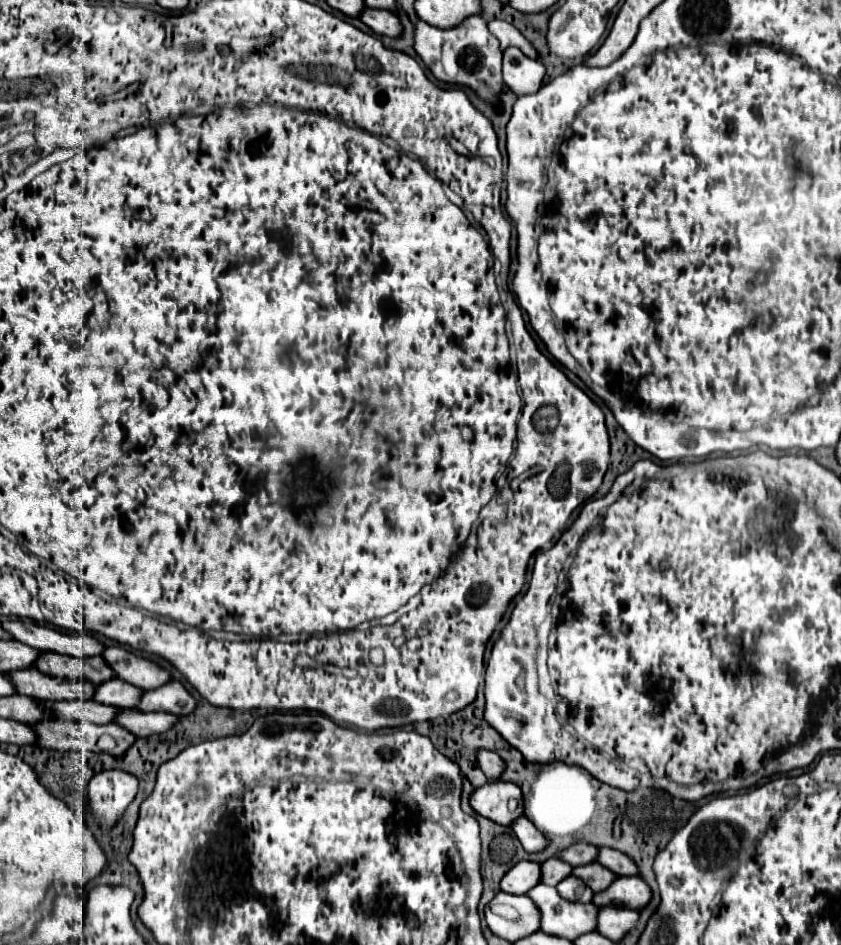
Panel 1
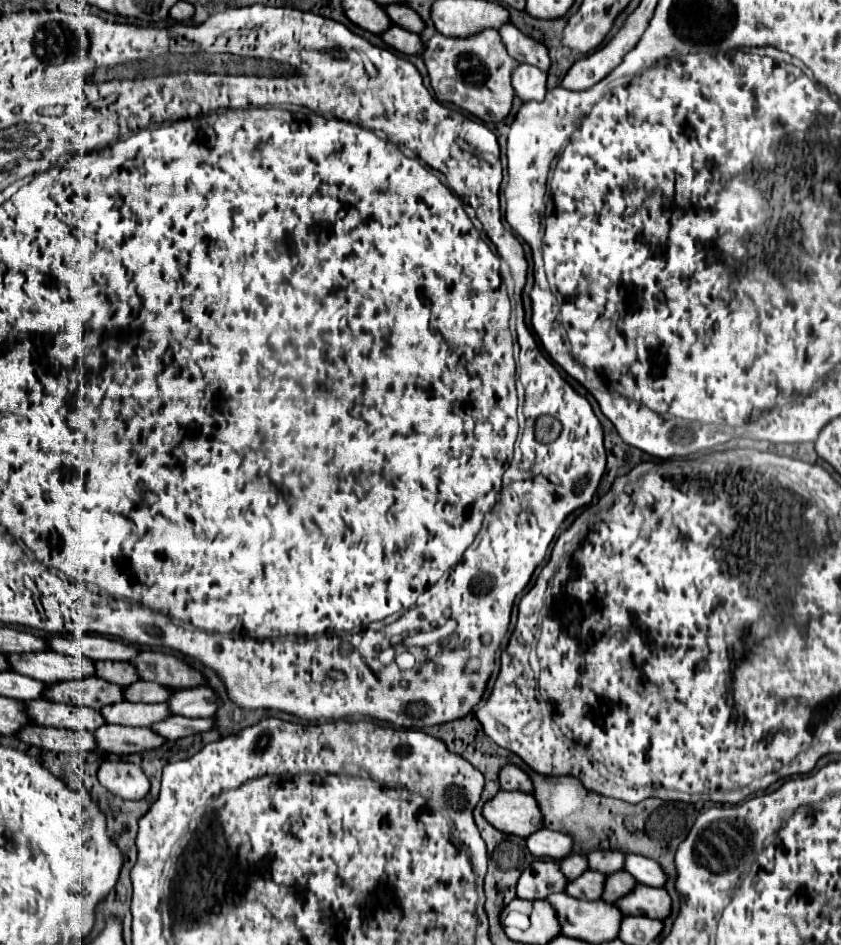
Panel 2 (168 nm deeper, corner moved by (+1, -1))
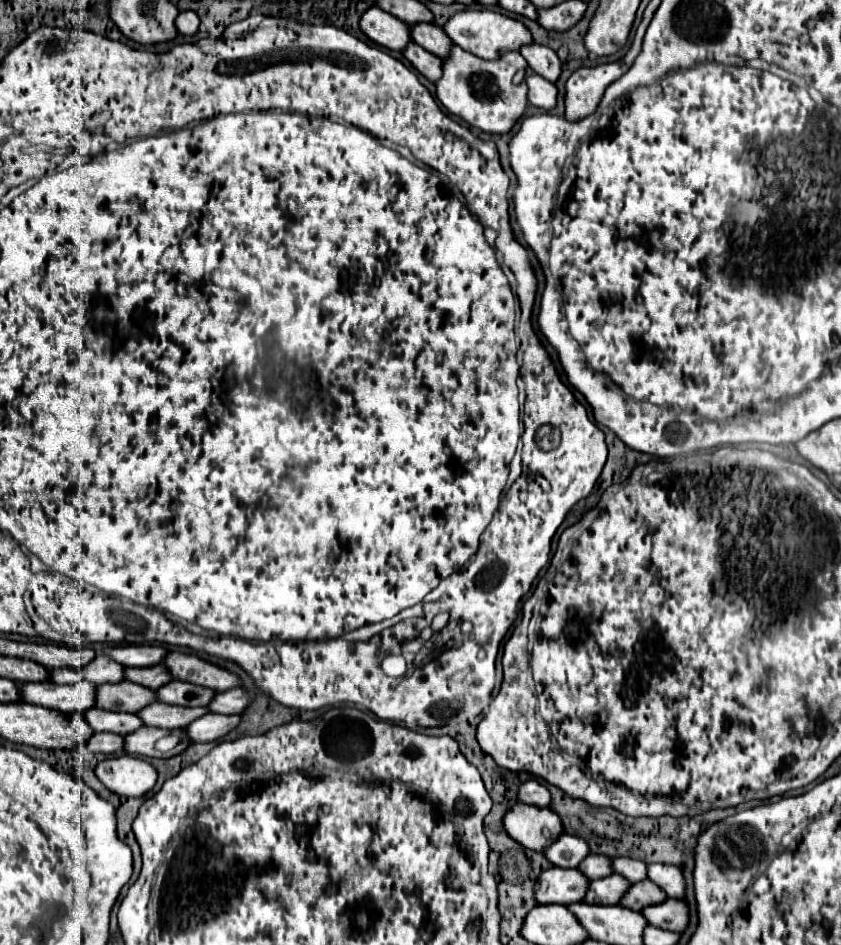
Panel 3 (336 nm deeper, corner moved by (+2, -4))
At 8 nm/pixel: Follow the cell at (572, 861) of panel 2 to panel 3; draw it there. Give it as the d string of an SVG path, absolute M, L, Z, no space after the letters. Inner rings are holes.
M589 854L581 864L579 870L583 874L587 874L589 880L599 880L599 878L607 878L613 874L613 866L611 866L611 858L607 856L599 856L599 854Z

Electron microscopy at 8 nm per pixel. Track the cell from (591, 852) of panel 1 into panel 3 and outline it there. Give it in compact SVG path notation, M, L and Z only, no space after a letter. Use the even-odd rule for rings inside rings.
M615 858L613 860L613 870L619 874L625 874L629 882L641 882L647 878L647 864L631 858Z

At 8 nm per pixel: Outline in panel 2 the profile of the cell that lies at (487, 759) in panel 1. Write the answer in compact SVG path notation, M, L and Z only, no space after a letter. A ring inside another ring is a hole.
M504 765L500 769L500 789L504 791L526 791L532 793L532 781L516 765Z

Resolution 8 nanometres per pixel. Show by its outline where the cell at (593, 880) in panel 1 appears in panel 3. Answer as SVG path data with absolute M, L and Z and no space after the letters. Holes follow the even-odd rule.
M643 880L631 886L631 890L627 890L627 894L621 900L621 906L629 908L629 910L637 910L641 912L647 906L655 906L661 904L667 898L667 894L651 880Z

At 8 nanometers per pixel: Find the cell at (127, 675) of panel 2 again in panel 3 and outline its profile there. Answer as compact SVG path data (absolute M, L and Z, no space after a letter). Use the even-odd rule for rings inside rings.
M157 664L157 666L149 666L149 668L127 668L125 680L157 690L159 686L169 684L173 680L173 676L163 664Z

